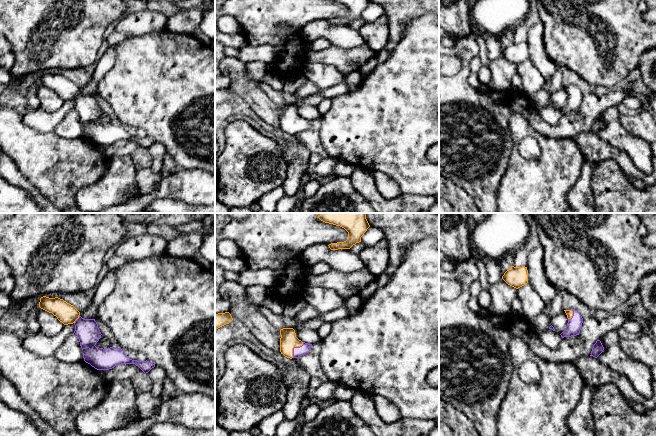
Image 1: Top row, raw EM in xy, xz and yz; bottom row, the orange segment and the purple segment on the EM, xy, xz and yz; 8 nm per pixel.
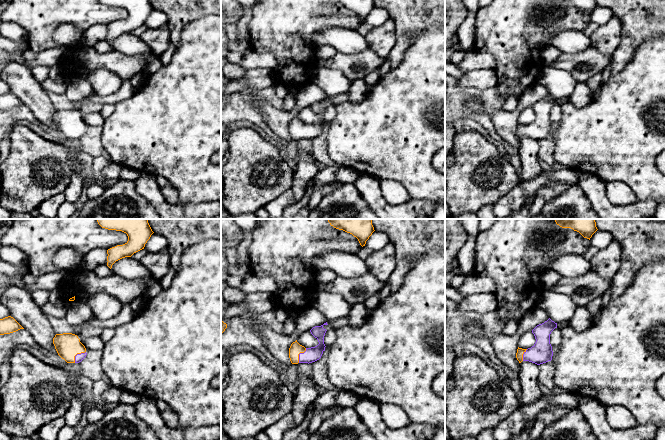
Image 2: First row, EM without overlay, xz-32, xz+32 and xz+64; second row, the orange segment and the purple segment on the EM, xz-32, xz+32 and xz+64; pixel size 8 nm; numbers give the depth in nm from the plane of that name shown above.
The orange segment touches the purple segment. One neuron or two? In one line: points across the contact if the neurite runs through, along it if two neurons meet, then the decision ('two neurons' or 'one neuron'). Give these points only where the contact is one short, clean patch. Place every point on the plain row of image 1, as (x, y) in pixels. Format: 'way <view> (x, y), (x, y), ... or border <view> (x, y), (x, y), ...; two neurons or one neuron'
way xz (288, 116), (294, 122), (305, 124); one neuron

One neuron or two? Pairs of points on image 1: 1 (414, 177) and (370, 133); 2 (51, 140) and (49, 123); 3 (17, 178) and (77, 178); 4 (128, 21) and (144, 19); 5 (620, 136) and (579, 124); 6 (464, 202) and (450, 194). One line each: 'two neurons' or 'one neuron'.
1: one neuron
2: two neurons
3: two neurons
4: one neuron
5: two neurons
6: one neuron

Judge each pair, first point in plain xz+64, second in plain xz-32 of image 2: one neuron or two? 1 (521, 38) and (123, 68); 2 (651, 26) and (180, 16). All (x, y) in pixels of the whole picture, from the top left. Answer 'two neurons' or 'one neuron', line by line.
1: two neurons
2: one neuron

